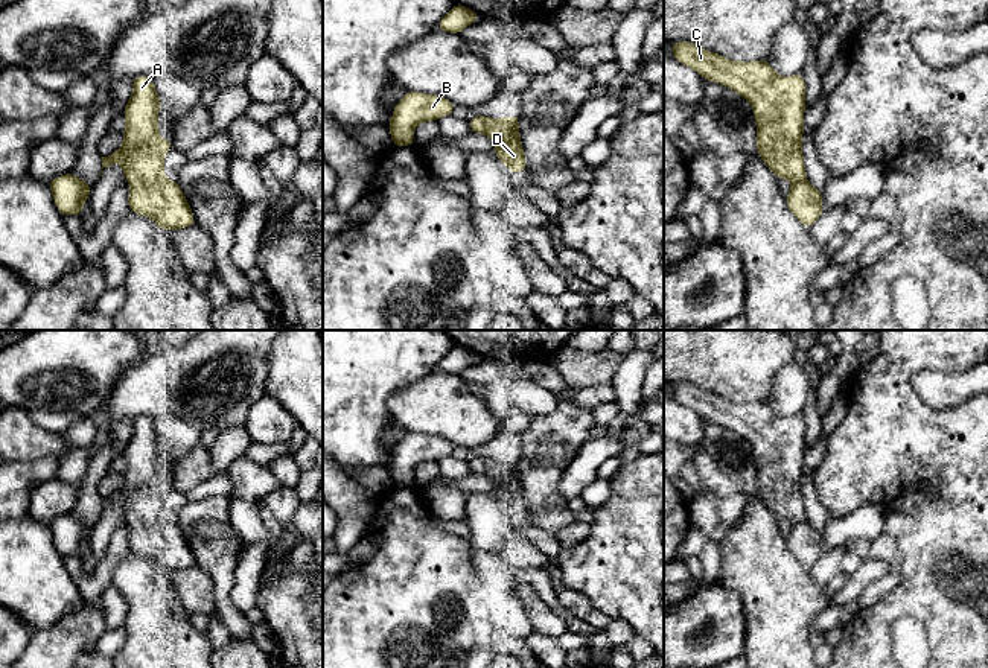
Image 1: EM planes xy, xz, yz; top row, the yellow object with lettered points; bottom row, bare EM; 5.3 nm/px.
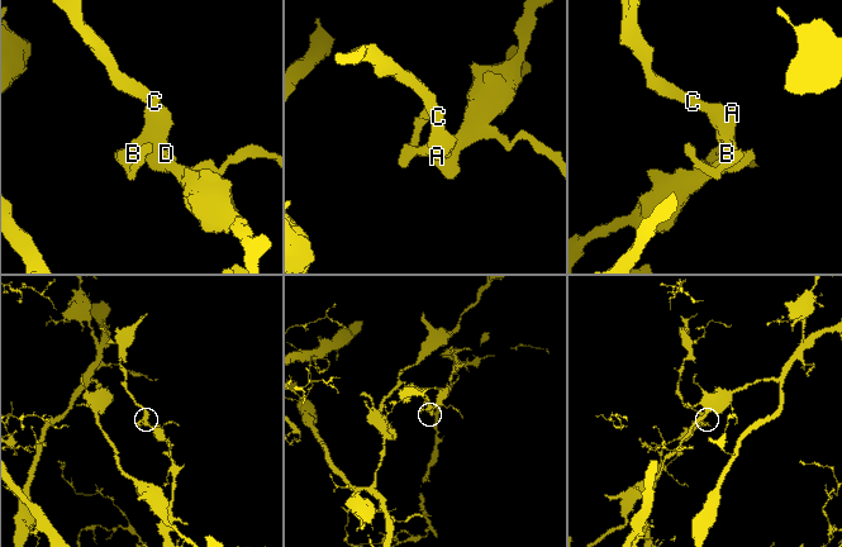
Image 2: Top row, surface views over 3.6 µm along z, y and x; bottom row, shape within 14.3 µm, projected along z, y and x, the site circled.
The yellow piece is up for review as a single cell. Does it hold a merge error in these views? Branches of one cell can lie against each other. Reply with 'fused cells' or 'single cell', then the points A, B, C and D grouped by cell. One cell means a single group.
single cell | A B C D

